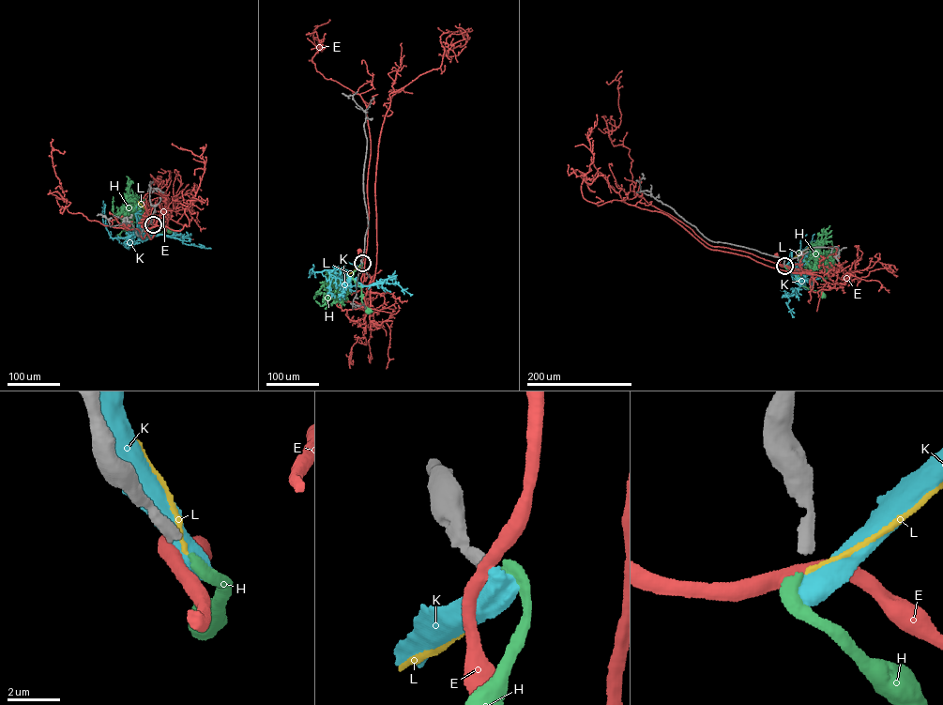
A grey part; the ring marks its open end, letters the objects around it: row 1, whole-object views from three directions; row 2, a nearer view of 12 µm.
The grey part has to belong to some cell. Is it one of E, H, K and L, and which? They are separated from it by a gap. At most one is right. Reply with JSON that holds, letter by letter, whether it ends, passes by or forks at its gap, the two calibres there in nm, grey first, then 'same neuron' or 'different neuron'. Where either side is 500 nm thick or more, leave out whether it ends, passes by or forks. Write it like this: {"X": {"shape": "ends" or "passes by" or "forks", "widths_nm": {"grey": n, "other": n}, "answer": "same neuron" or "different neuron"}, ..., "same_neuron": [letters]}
{"E": {"shape": "passes by", "widths_nm": {"grey": 440, "other": 460}, "answer": "different neuron"}, "H": {"shape": "ends", "widths_nm": {"grey": 440, "other": 400}, "answer": "same neuron"}, "K": {"widths_nm": {"grey": 440, "other": 550}, "answer": "different neuron"}, "L": {"shape": "ends", "widths_nm": {"grey": 440, "other": 160}, "answer": "different neuron"}, "same_neuron": ["H"]}

